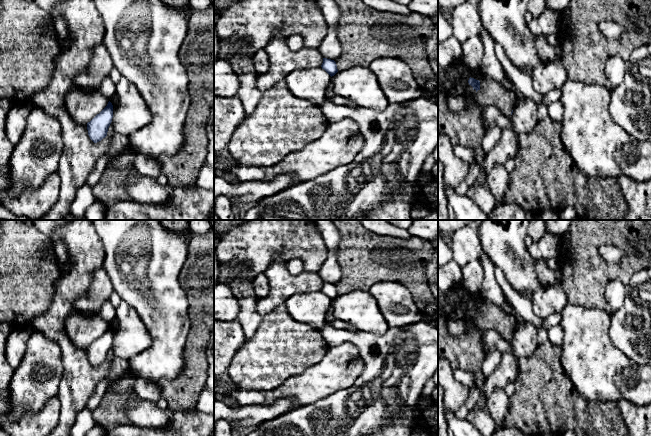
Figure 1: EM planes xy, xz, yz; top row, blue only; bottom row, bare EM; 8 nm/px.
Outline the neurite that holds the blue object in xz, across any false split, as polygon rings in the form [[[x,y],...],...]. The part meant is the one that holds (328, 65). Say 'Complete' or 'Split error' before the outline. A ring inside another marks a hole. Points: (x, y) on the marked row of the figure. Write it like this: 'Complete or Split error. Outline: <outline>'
Complete. Outline: [[[323,58],[323,63],[321,65],[322,69],[324,69],[331,77],[334,76],[337,72],[337,65],[334,60]]]

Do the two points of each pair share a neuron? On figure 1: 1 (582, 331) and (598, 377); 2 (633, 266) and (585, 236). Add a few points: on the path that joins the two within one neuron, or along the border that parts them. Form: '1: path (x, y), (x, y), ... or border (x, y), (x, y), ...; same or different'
1: path (586, 342), (587, 356), (595, 366); same
2: path (630, 251), (615, 236), (600, 236); same

